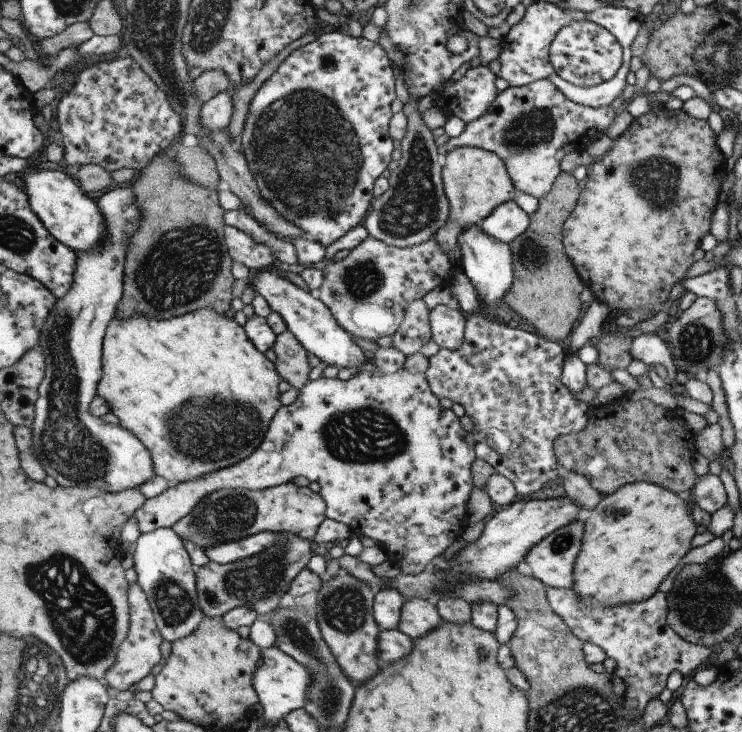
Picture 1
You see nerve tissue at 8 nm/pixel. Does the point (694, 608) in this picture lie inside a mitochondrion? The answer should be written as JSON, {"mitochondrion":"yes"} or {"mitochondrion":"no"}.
{"mitochondrion":"yes"}

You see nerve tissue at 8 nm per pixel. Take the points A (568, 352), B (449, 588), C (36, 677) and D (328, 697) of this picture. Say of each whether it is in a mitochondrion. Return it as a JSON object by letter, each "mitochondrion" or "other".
{"A":"other","B":"other","C":"mitochondrion","D":"mitochondrion"}

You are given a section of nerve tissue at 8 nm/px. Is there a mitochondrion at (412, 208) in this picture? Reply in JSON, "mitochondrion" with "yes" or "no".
{"mitochondrion":"yes"}

